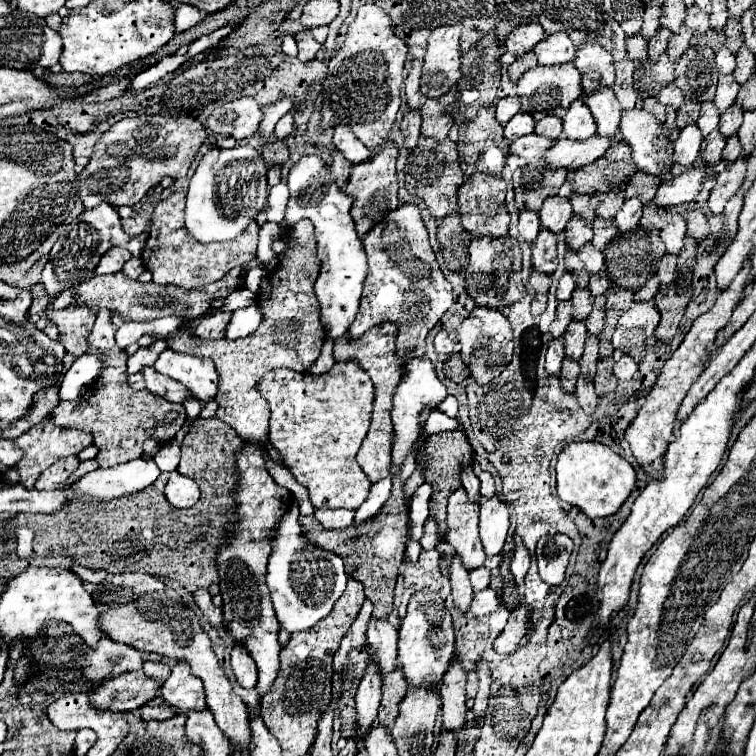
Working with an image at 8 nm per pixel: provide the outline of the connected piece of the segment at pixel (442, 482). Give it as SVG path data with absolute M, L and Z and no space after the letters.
M449 431L449 433L437 433L425 439L423 447L417 449L417 461L423 461L423 455L427 453L427 469L425 469L425 481L433 485L433 495L429 501L431 515L437 519L441 535L445 535L445 507L449 501L449 495L461 487L461 467L465 463L473 463L475 451L471 443L467 443L467 437L463 431Z

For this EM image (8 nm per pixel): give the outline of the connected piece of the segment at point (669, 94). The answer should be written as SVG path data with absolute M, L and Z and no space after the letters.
M669 83L659 95L657 95L657 101L663 103L663 105L673 105L673 107L679 107L683 103L683 91L677 89L675 83Z

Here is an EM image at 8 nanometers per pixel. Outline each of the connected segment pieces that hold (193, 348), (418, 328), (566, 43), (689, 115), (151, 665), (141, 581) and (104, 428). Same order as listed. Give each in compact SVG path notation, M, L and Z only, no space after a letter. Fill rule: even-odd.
M299 221L287 235L289 249L281 265L269 275L271 291L259 297L259 307L263 311L261 327L243 339L217 339L203 341L197 339L195 333L185 327L165 337L169 347L179 353L199 355L213 359L219 373L219 393L217 393L217 417L231 425L243 441L267 441L269 429L269 405L257 391L257 381L271 369L291 367L293 371L307 371L309 365L319 357L321 345L325 341L325 327L321 325L321 309L315 297L315 277L319 275L319 257L317 257L317 241L315 229L311 221Z
M403 203L395 211L389 211L371 231L367 231L363 243L369 259L369 273L363 283L359 313L349 327L349 335L359 337L381 321L393 321L399 327L397 359L407 363L415 357L423 357L425 337L451 307L453 289L435 261L419 207L415 203Z
M559 31L553 35L547 35L535 45L535 55L541 61L539 65L559 65L575 59L575 45L567 37L567 33Z
M693 99L685 101L677 110L677 128L683 129L692 122L696 122L701 109L701 103Z
M145 661L143 663L143 671L145 671L145 675L147 677L151 677L151 679L167 679L169 675L171 675L171 667L167 665L167 663L161 663L161 661Z
M119 573L105 579L105 589L93 593L97 609L101 613L103 631L117 643L125 643L139 651L153 651L171 661L185 661L191 665L191 673L205 685L207 707L215 713L215 721L229 737L231 745L247 745L251 741L247 705L233 693L223 667L217 661L211 639L203 631L197 613L187 607L183 597L155 575Z
M97 309L97 321L95 321L91 337L89 337L89 353L103 351L103 361L107 363L107 367L103 369L101 377L93 383L93 387L89 387L85 391L85 395L81 395L75 401L59 403L51 415L51 419L57 425L69 427L69 429L93 431L93 437L95 437L93 445L99 447L97 461L101 467L113 467L113 465L119 465L119 463L139 457L143 453L141 445L147 439L147 431L153 431L153 439L159 443L171 441L187 419L183 405L169 403L163 397L159 397L147 389L135 391L127 385L127 377L129 377L127 375L127 353L121 351L119 347L115 347L113 335L117 329L111 323L111 315L113 313L109 309ZM169 411L175 411L177 419L171 423L165 423L165 415ZM127 437L135 439L133 447L121 447L123 439L127 439Z

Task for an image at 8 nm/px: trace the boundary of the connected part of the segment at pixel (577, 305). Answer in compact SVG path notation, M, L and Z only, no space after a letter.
M575 289L571 301L573 301L573 317L575 319L585 319L591 313L593 297L591 297L589 289Z

